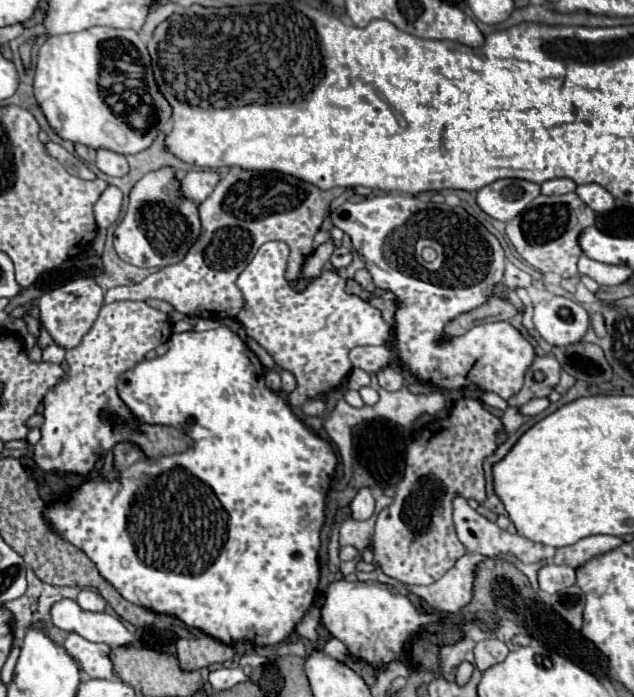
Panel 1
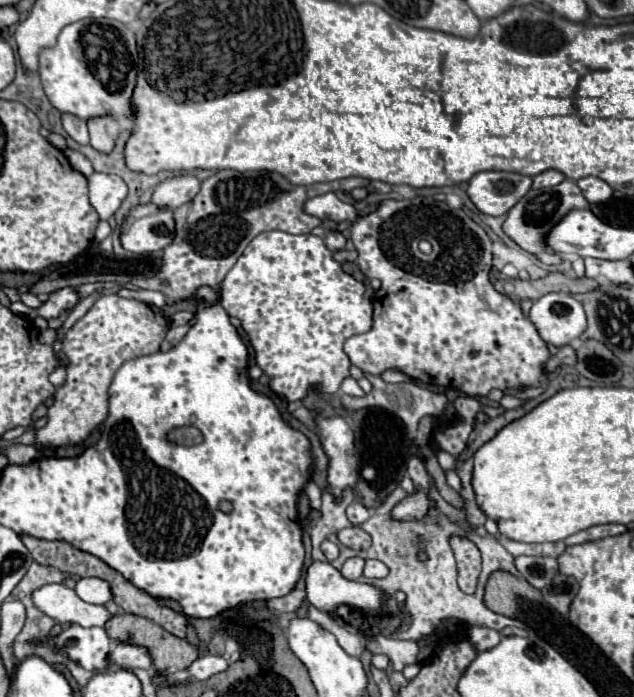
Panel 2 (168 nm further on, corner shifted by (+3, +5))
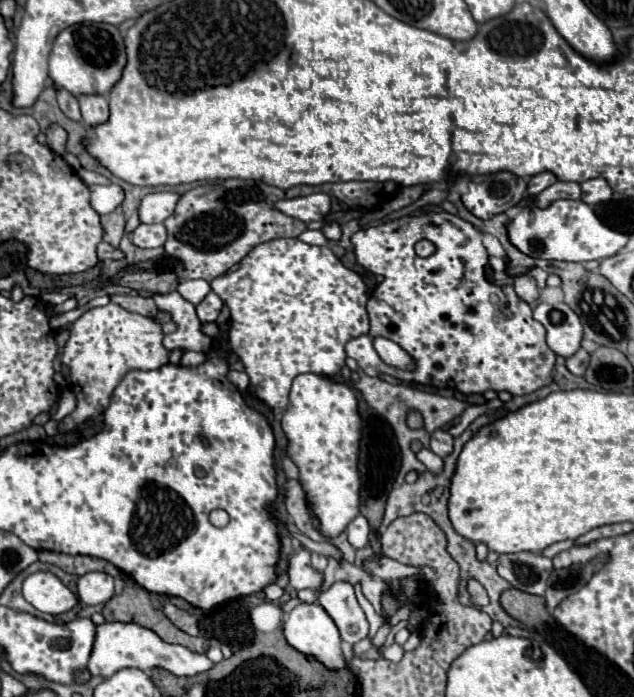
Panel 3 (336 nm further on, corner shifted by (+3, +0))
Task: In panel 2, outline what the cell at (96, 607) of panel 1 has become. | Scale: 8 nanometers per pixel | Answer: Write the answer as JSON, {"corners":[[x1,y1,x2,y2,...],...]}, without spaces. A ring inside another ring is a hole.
{"corners":[[82,577,76,581,76,593,82,601,86,603,96,603,96,605,104,605,112,599,112,591,110,585,104,579,96,579,96,577]]}

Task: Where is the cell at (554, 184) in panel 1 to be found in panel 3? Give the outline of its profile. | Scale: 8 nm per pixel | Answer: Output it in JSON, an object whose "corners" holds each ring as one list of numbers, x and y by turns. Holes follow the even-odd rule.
{"corners":[[542,172,542,174,536,174,530,178,528,182,528,192,532,196,538,196,542,190,546,190,548,186,552,186,556,182,556,176,552,172]]}

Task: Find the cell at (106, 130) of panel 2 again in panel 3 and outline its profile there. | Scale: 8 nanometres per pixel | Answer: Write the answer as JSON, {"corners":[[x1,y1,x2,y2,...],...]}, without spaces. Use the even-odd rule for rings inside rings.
{"corners":[[80,96,78,102,82,110,82,120,90,130,108,122,108,98,106,96]]}

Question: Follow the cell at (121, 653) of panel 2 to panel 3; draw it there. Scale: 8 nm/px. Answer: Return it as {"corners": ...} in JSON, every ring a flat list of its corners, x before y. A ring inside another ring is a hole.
{"corners":[[100,624,96,628,96,642,88,662,88,670,92,676,112,676,122,668,138,668,150,672,154,668,164,668,174,676,196,676,214,668,214,662,206,654,196,654,178,644,164,644,152,630,140,628,138,624]]}

